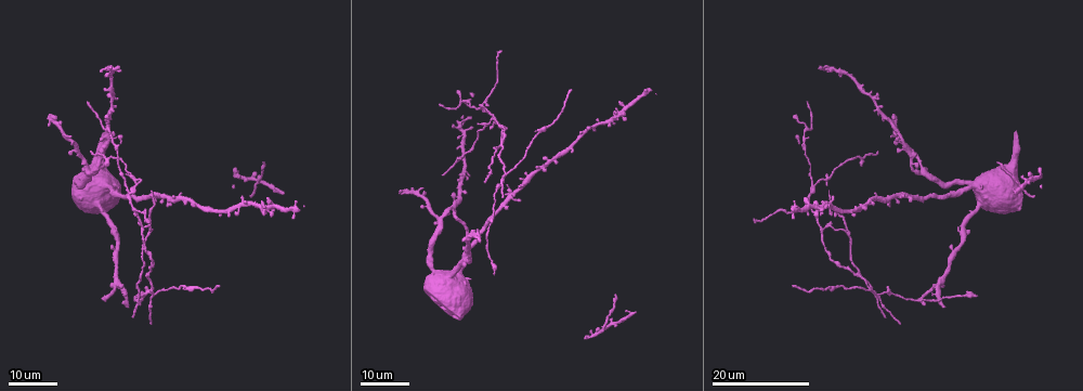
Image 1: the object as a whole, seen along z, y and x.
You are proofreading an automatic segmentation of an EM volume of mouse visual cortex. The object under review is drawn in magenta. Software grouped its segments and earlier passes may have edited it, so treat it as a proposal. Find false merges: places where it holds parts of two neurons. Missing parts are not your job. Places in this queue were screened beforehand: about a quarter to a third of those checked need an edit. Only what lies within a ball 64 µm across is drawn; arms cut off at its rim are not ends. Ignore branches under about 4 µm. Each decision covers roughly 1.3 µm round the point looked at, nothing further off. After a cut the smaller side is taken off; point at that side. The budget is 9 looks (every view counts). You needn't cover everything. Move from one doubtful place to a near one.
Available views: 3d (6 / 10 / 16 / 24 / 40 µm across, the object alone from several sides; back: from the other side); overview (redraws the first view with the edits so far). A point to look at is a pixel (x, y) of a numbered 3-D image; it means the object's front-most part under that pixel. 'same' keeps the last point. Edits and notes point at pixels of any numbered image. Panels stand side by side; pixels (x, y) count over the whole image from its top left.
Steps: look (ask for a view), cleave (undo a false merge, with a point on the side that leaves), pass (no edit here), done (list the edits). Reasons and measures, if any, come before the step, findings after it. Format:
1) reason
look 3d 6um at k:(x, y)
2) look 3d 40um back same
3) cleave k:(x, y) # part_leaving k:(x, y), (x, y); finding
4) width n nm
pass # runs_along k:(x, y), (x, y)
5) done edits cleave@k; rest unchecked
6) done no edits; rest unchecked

arms part here
look 3d 16um at 1:(130, 203)

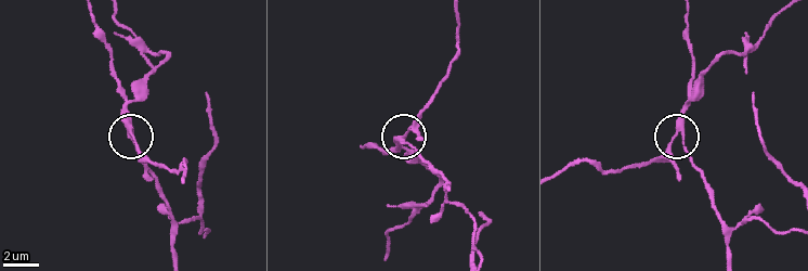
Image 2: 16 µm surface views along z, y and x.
look 3d 10um at 2:(134, 138)

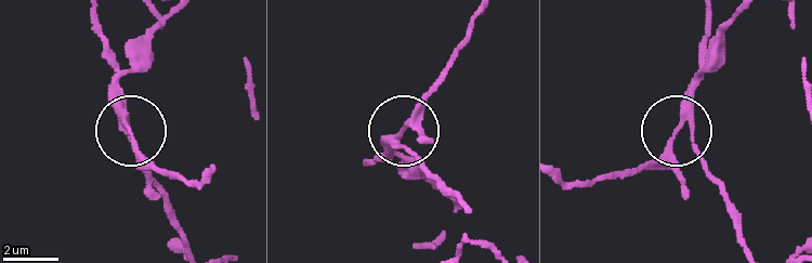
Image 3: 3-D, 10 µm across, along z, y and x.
width 220 nm
cleave 3:(136, 67) # part_leaving 3:(120, 99), (120, 79), (136, 52), (169, 16); two neurons meet here

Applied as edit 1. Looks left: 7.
narrows sharply
look 3d 16um at 2:(694, 57)

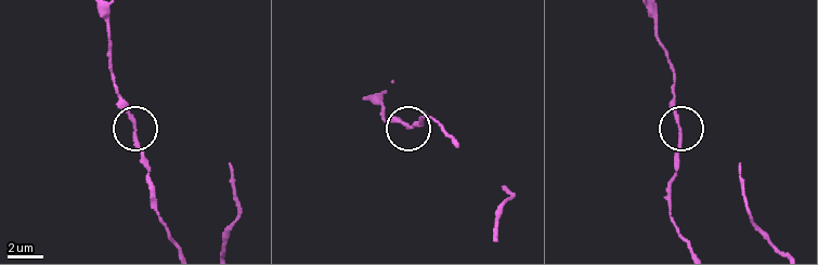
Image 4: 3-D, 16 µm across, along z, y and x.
pass # runs_along 4:(178, 247), (158, 215), (156, 189), (116, 78); all the same neuron

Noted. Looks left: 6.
look overview

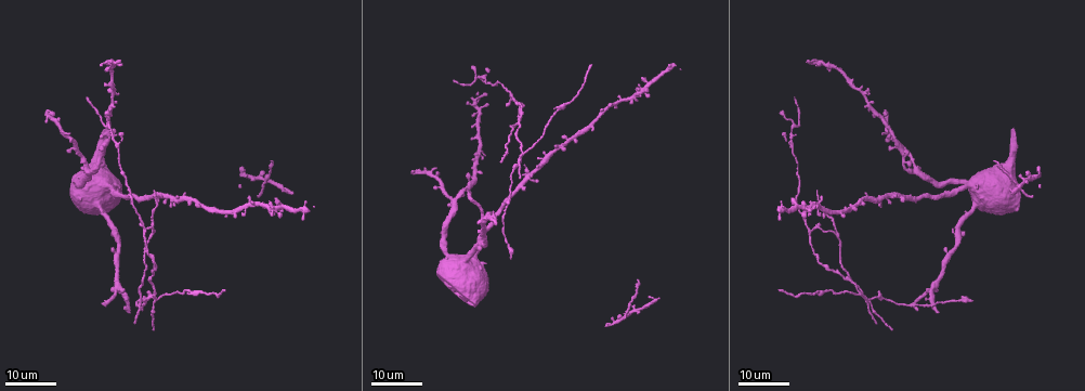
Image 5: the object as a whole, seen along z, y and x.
looks like a crossing
look 3d 16um at 5:(142, 231)

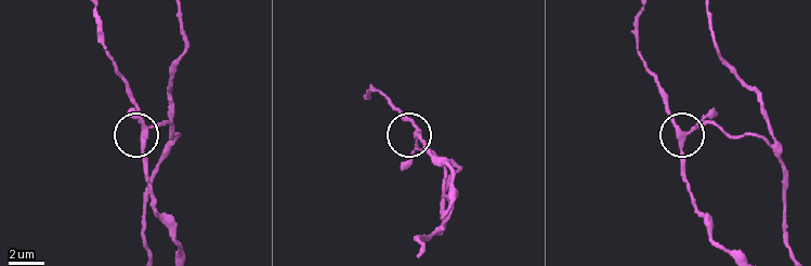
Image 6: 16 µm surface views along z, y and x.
zoom in
look 3d 10um at 6:(687, 132)

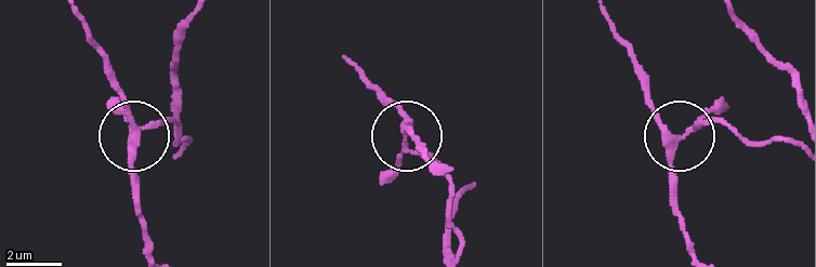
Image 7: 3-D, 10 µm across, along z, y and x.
width 260 nm
cleave 7:(167, 121) # a second neuron is stuck on

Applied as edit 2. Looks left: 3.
see it whole again
look overview

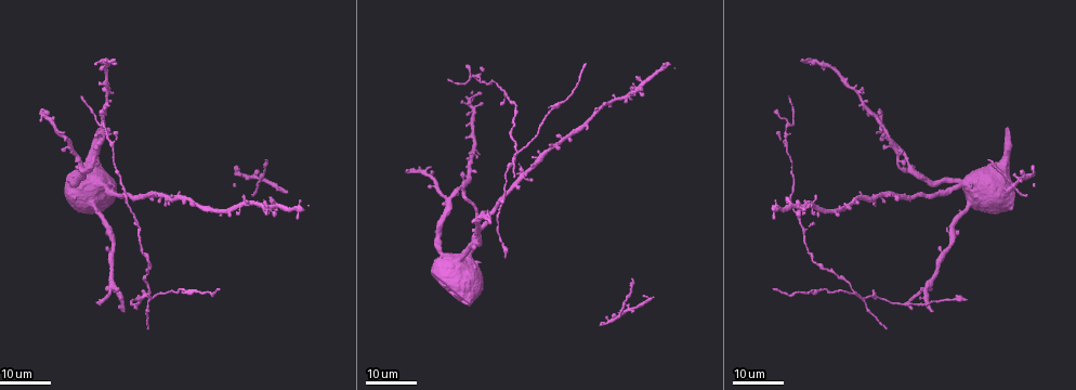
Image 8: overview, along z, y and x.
four-way junction
look 3d 16um at 8:(149, 299)

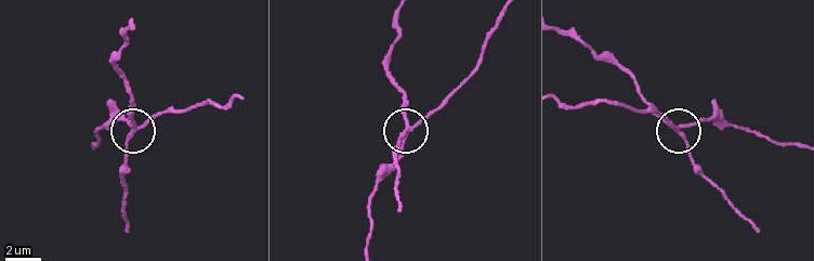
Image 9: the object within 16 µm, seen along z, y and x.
zoom in
look 3d 10um at 9:(135, 128)

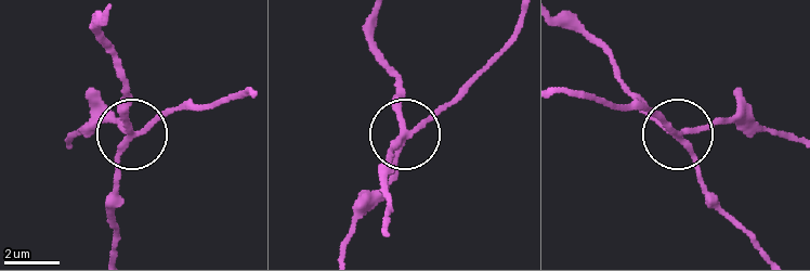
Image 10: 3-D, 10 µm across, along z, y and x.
arms 4
cleave 10:(719, 119) # part_leaving 10:(679, 134), (644, 110), (560, 92); two neurons meet here

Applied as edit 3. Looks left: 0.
done edits cleave@3, cleave@7, cleave@10; rest unchecked

